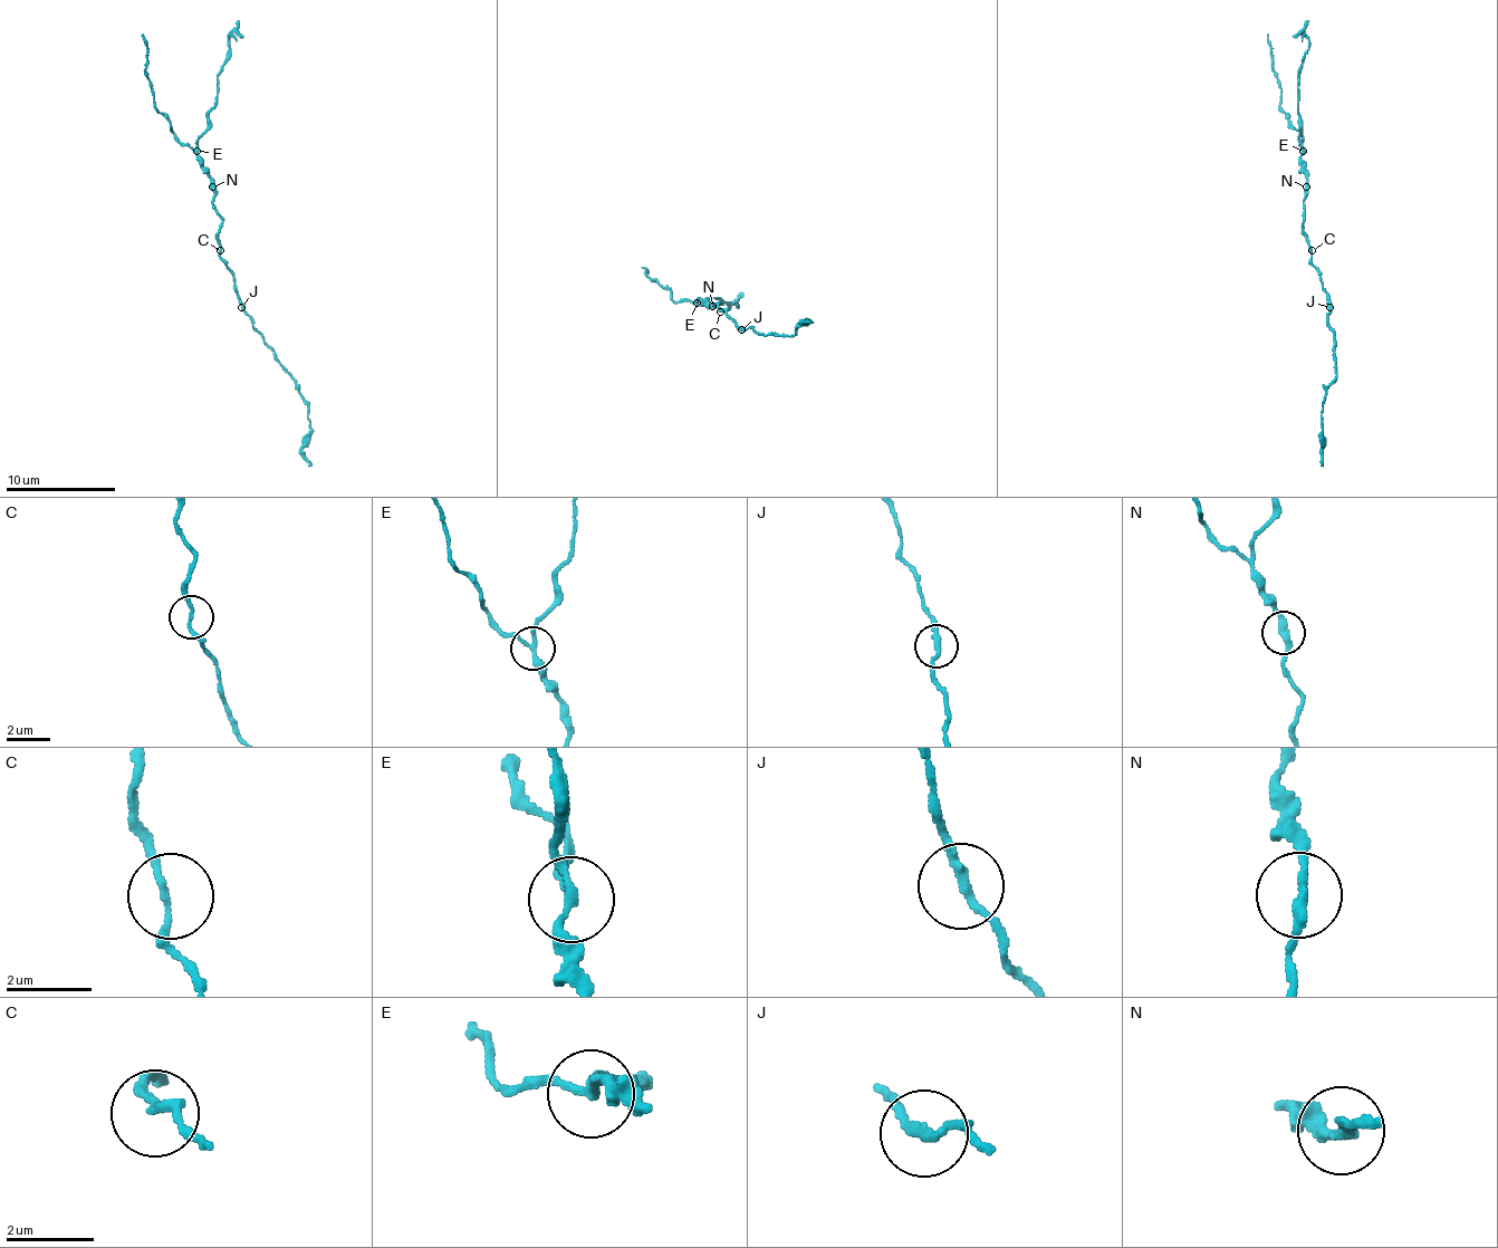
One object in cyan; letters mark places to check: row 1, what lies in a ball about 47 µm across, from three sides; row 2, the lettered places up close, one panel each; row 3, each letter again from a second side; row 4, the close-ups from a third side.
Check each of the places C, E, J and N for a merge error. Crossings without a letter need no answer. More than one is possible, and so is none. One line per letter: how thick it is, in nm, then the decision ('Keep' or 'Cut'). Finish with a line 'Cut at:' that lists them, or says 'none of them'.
C: Thickness 150 nm. Keep
E: Thickness 180 nm. Cut
J: Thickness 200 nm. Keep
N: Thickness 240 nm. Keep
Cut at: E

